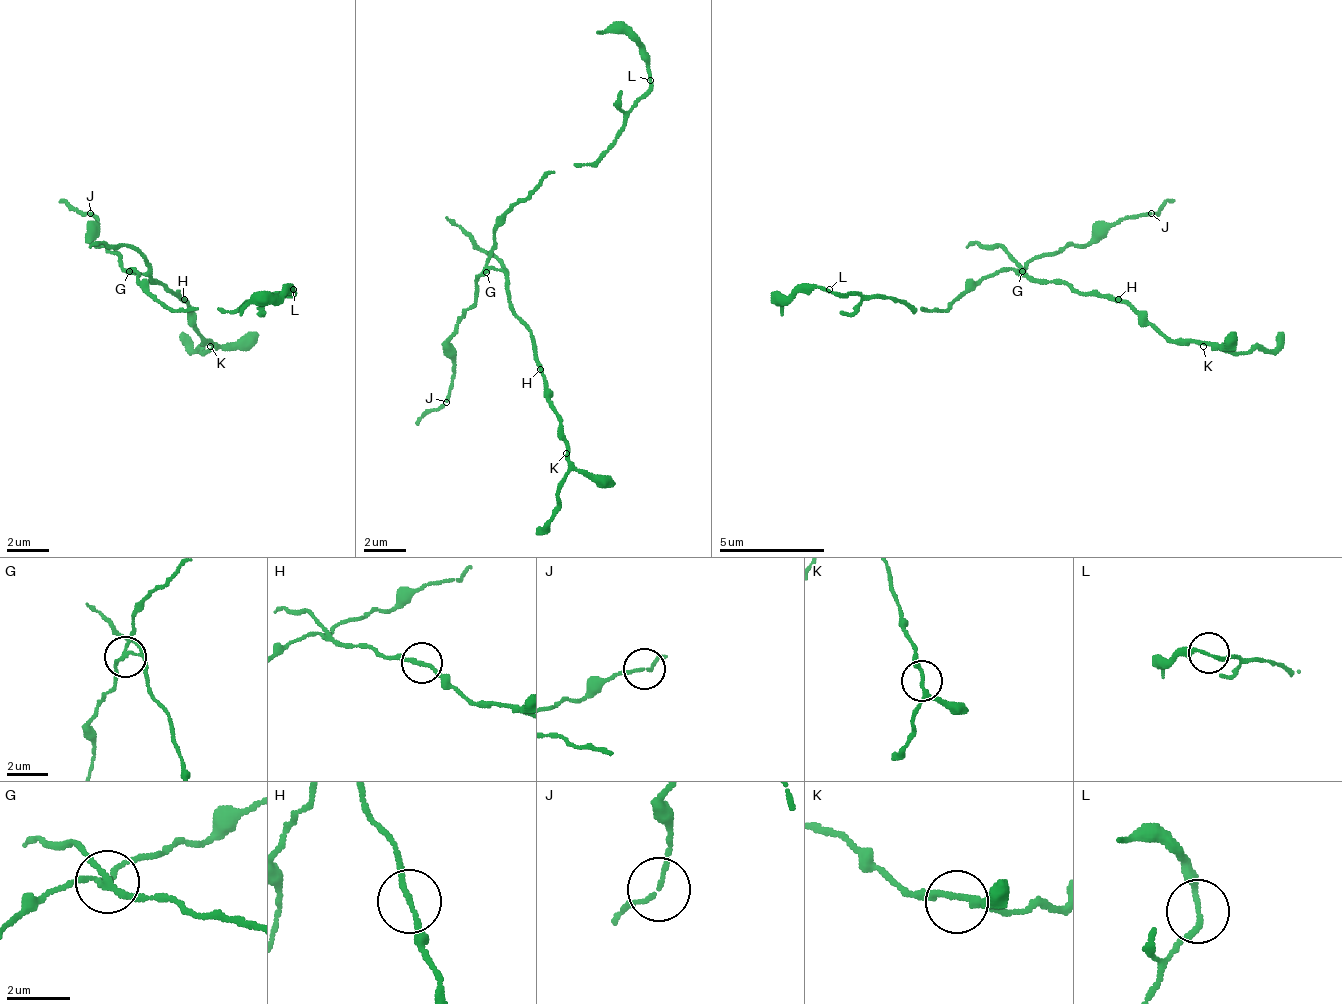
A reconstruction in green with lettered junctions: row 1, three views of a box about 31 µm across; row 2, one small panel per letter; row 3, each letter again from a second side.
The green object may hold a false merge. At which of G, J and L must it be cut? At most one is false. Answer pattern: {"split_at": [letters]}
{"split_at": ["G"]}

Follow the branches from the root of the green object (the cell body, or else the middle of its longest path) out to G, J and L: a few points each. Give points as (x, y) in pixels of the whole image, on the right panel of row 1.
G: (1002, 272), (1023, 272)
J: (1002, 272), (1018, 272), (1039, 256), (1055, 256), (1071, 246), (1086, 246), (1113, 225), (1150, 214)
L: (1002, 272), (970, 283), (944, 309), (907, 309), (896, 299), (859, 299), (828, 288)

